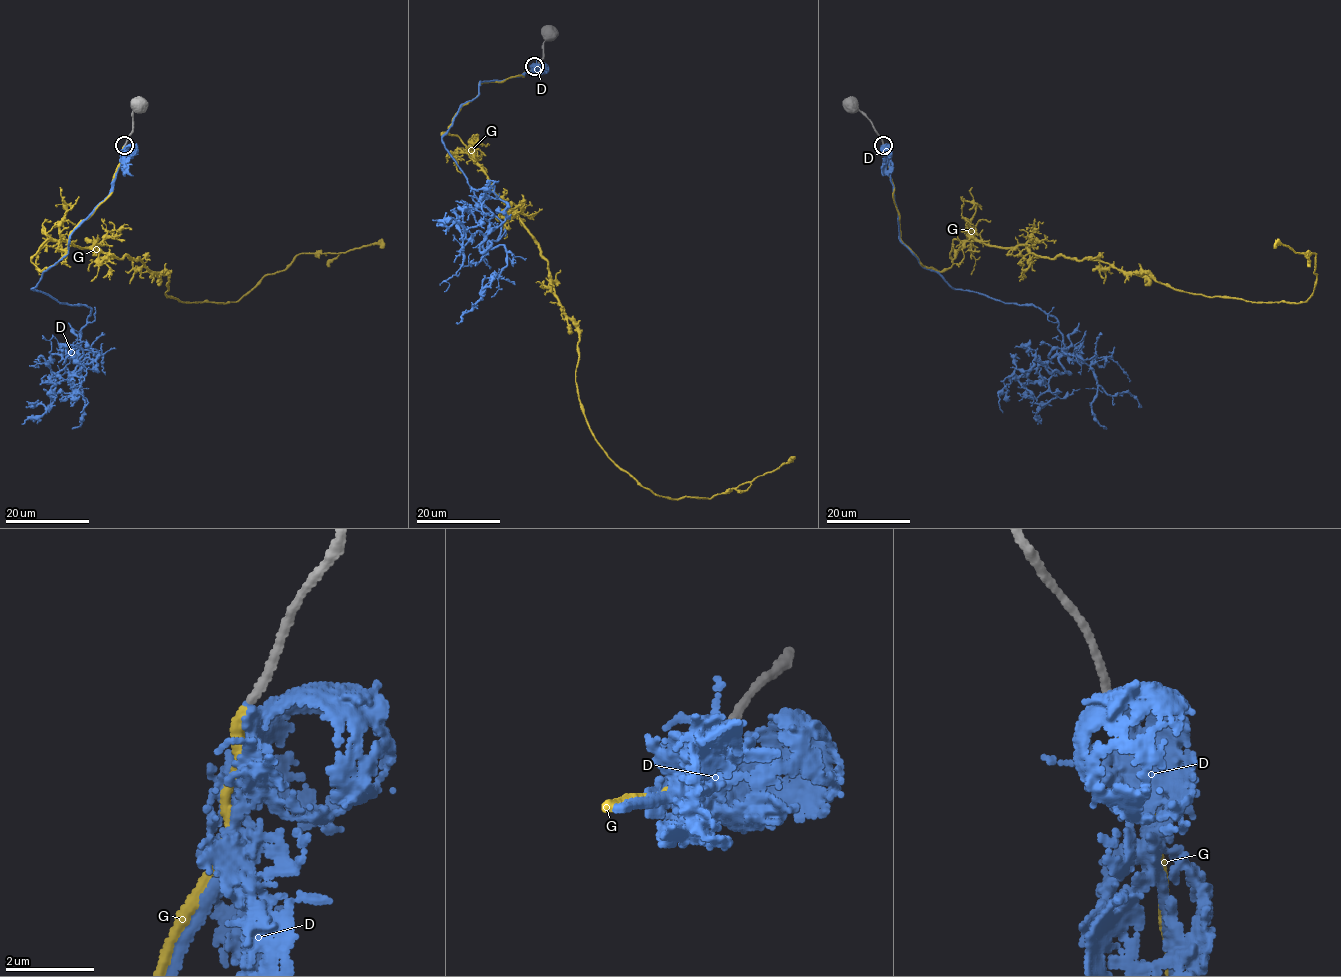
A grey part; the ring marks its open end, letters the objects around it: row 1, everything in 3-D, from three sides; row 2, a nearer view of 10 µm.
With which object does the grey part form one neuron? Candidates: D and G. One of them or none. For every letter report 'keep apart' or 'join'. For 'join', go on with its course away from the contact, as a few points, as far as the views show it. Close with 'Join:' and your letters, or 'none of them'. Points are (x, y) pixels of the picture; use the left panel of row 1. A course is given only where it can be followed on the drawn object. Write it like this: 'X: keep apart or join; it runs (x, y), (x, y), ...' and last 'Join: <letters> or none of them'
D: keep apart
G: join; it runs (124, 146), (40, 271), (66, 240), (165, 272), (168, 297), (233, 302), (303, 253), (384, 246)
Join: G

